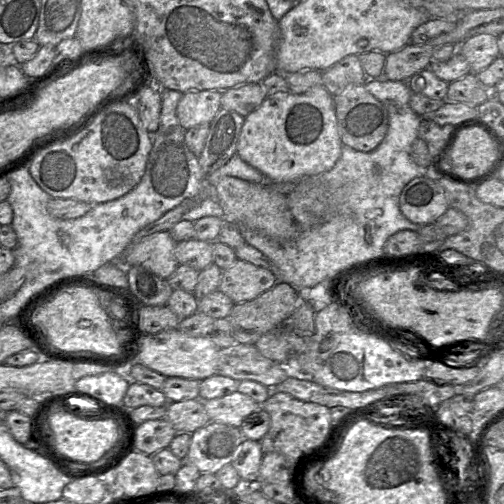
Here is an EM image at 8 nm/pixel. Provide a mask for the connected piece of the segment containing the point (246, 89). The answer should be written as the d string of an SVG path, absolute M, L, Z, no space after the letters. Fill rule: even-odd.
M247 83L222 91L221 108L246 117L267 97L262 83Z

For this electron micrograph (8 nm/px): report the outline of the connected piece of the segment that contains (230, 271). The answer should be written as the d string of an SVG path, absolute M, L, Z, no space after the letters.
M237 259L231 267L222 271L218 290L227 295L235 304L239 304L255 299L276 283L277 277L271 270Z

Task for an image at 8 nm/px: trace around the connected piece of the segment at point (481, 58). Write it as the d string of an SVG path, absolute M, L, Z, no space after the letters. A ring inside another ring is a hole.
M478 34L465 40L458 46L471 68L471 73L478 74L499 57L498 37L491 34Z

